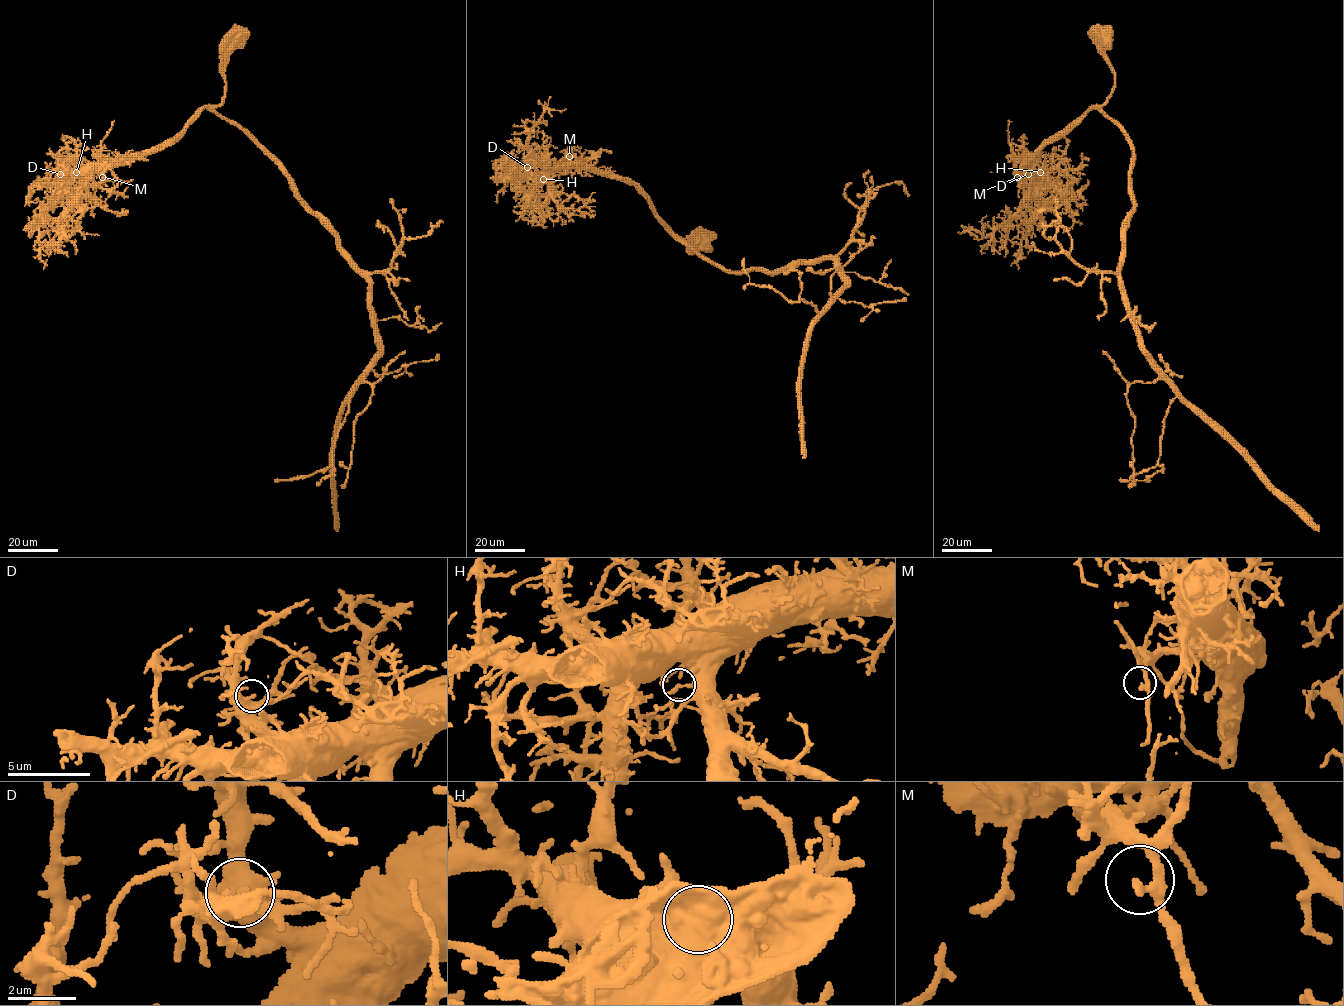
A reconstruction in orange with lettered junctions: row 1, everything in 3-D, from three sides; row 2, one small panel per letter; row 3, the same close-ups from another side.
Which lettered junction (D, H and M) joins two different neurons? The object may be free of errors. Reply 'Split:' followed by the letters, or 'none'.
Split: D

